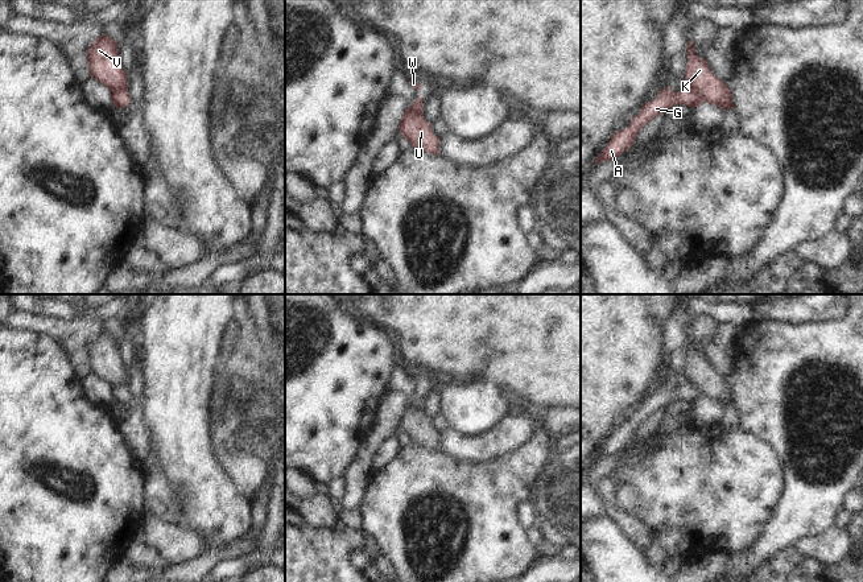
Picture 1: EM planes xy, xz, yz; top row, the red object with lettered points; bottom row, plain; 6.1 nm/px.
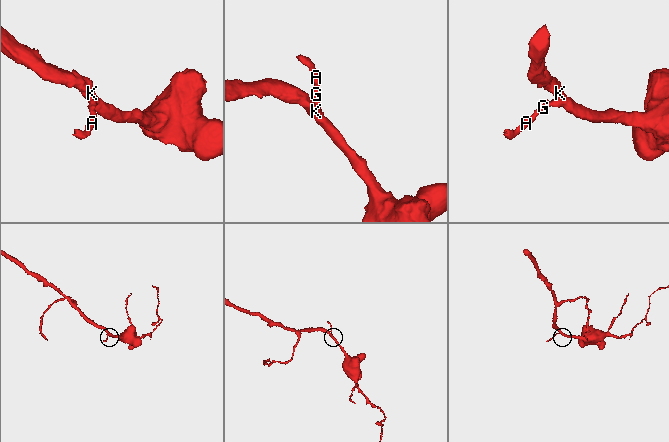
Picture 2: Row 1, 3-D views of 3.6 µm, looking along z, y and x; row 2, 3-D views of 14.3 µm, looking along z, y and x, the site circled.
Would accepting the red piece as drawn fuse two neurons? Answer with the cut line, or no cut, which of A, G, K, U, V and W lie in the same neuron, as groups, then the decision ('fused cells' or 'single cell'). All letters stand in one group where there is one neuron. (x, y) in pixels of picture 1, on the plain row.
cut yz (688, 380), (703, 396); groups A G W / K U V; fused cells

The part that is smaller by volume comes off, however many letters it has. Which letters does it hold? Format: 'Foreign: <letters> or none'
Foreign: A, G, W

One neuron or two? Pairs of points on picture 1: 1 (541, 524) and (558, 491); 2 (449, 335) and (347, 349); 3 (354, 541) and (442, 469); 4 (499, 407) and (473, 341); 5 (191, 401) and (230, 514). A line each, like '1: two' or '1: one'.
1: one
2: two
3: two
4: two
5: one

